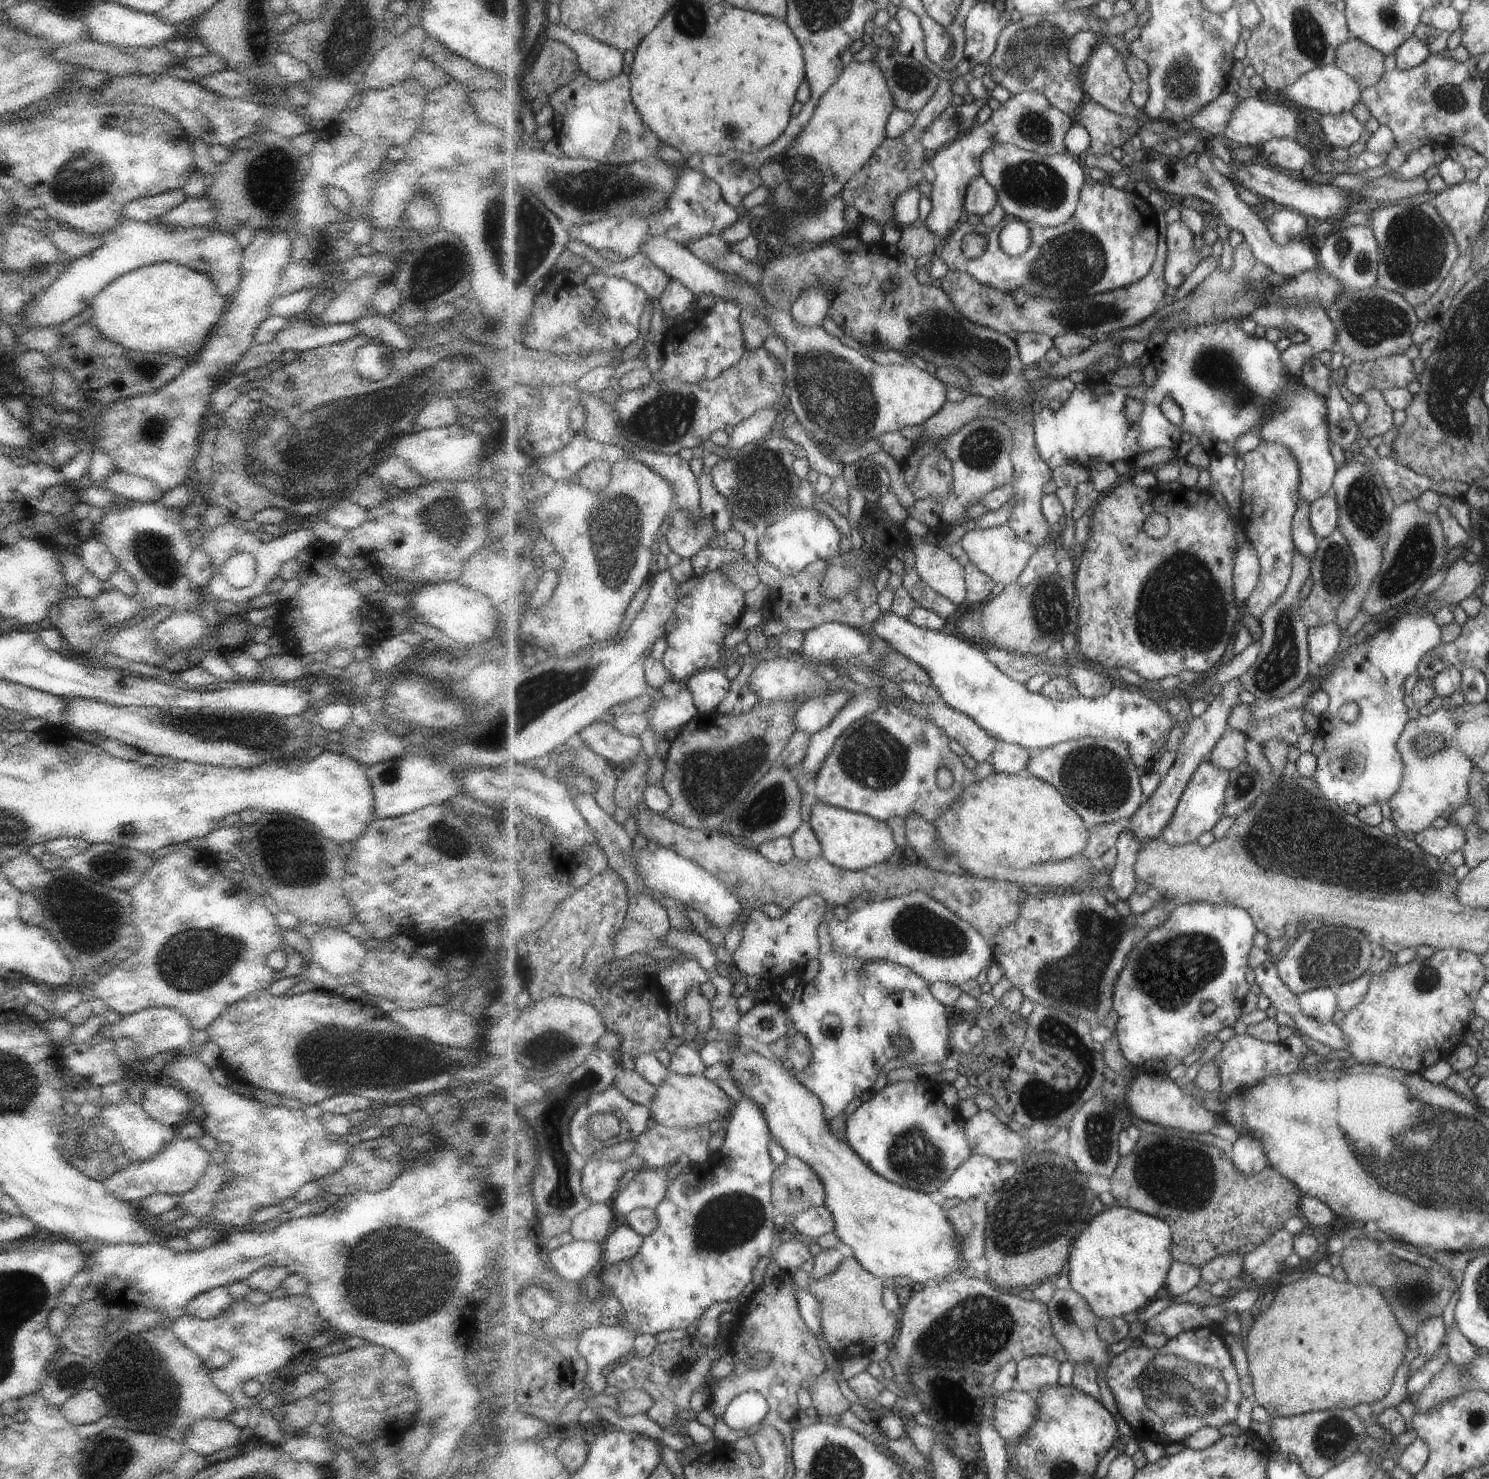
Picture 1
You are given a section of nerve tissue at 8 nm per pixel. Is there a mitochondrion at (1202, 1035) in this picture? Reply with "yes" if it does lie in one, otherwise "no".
no

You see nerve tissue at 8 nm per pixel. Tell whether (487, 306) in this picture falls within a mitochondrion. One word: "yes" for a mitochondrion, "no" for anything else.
no

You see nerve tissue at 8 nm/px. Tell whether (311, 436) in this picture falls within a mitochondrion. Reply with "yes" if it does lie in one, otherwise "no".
yes

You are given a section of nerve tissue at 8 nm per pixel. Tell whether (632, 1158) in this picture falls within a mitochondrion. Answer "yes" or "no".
no

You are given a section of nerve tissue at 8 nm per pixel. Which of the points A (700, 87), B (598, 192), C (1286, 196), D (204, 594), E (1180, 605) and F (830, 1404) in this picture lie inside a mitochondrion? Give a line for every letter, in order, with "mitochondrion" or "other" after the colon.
A: other
B: mitochondrion
C: other
D: other
E: mitochondrion
F: other

